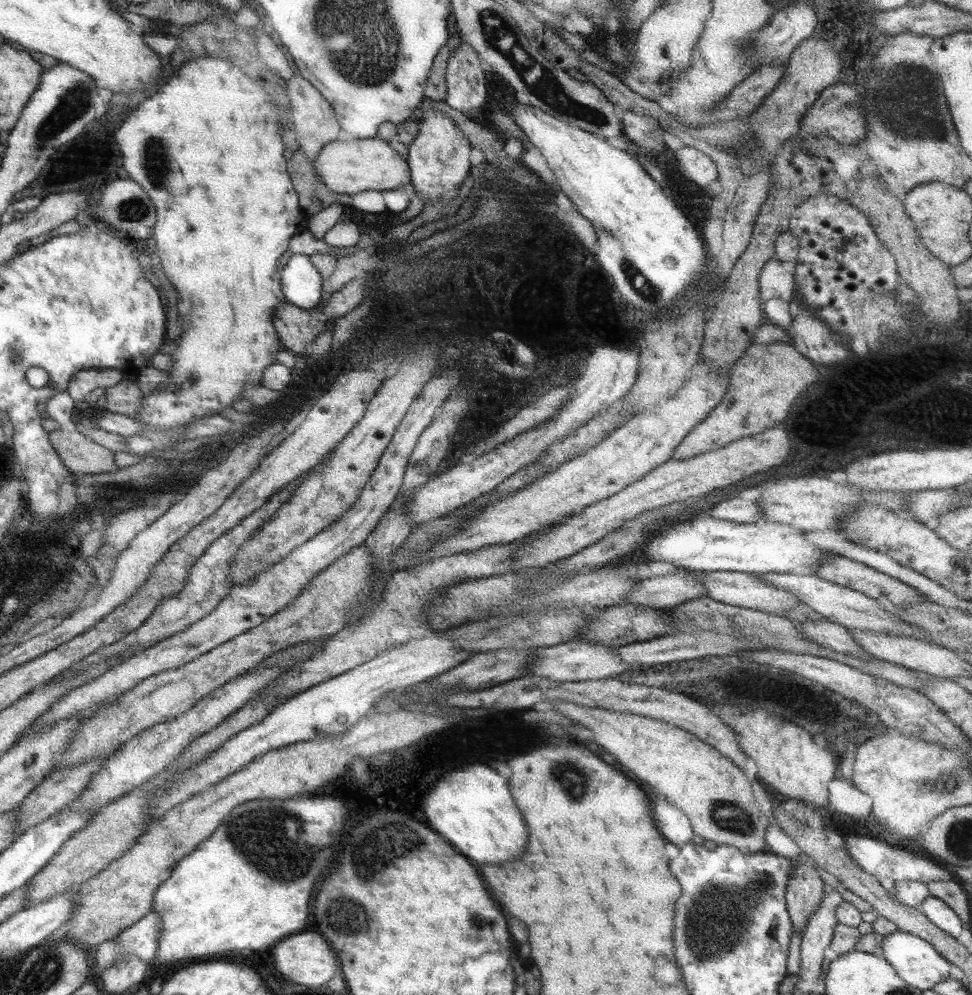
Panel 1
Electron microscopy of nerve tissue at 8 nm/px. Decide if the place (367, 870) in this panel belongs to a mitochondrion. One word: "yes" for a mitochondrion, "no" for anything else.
yes

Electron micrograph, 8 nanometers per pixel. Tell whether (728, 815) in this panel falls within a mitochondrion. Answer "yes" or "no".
yes

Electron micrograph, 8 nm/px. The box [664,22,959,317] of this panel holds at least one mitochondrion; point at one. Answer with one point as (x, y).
(916, 118)

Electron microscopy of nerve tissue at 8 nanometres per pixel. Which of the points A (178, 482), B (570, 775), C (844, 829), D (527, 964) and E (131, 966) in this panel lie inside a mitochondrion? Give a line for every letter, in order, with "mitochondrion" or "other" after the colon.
A: other
B: mitochondrion
C: other
D: other
E: other

